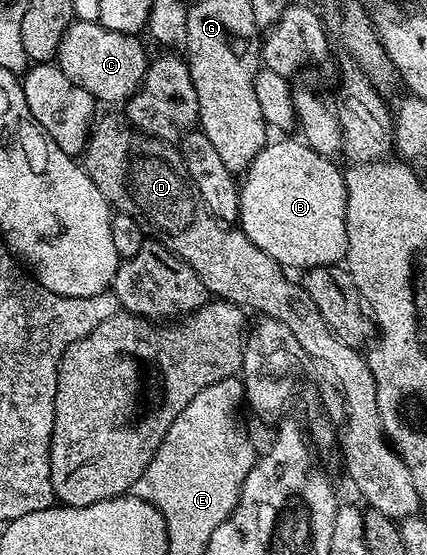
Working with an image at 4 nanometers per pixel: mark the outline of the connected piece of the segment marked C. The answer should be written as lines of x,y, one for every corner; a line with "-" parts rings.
72,21
56,49
55,65
60,67
76,86
86,88
97,103
120,102
132,97
148,75
150,54
144,51
141,39
101,26
99,22

